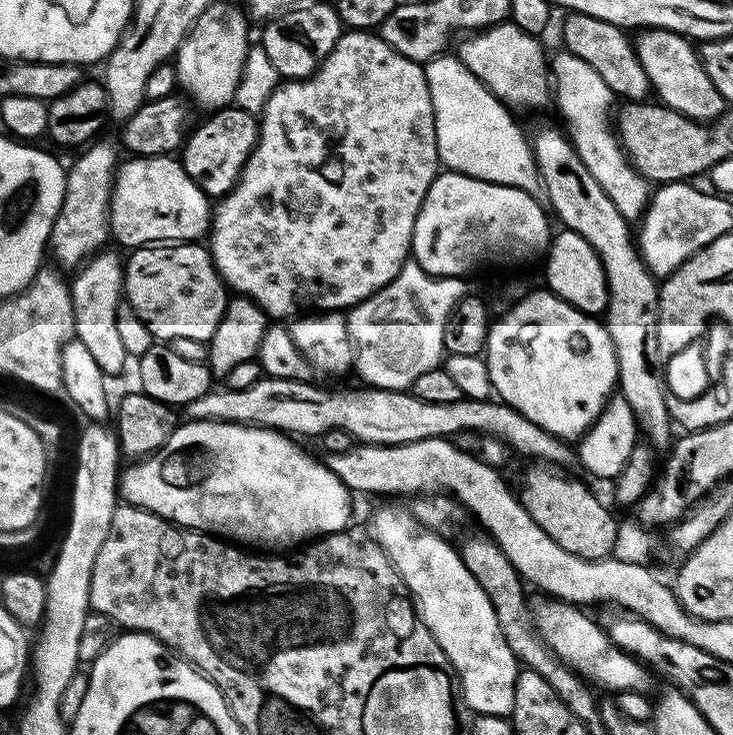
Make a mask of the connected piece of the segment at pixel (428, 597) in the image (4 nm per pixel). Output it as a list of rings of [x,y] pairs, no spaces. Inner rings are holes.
[[[380,508],[373,514],[370,535],[388,553],[418,605],[420,619],[456,668],[469,708],[482,716],[511,717],[518,661],[500,634],[494,606],[488,602],[486,590],[482,590],[478,578],[466,570],[457,549],[448,548],[442,535],[421,527],[411,511],[399,512],[396,508]],[[444,576],[449,580],[445,588]]]

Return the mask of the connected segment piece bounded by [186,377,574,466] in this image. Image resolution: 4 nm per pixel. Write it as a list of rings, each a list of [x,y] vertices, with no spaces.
[[[261,378],[258,382],[254,382],[254,386],[246,386],[246,390],[230,390],[225,387],[221,392],[213,390],[202,398],[194,398],[194,402],[186,406],[188,412],[186,416],[188,420],[221,420],[227,424],[251,424],[254,428],[273,428],[275,432],[291,434],[296,438],[301,438],[300,436],[320,438],[325,432],[337,428],[352,436],[353,441],[362,444],[409,444],[419,440],[429,440],[435,436],[452,438],[455,437],[455,432],[464,432],[467,428],[473,428],[476,432],[485,432],[486,435],[497,436],[500,440],[508,439],[522,455],[536,456],[532,458],[552,466],[568,464],[574,460],[574,448],[571,443],[552,436],[546,430],[542,430],[542,426],[530,422],[530,418],[526,418],[521,412],[496,398],[484,400],[463,398],[445,404],[432,404],[430,401],[420,400],[408,390],[392,391],[386,388],[361,386],[362,388],[352,388],[349,392],[323,392],[314,385],[315,383],[312,382],[295,379]]]

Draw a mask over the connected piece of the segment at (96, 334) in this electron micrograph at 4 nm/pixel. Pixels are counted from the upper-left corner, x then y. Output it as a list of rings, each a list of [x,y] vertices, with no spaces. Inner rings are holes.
[[[101,250],[95,253],[76,274],[72,284],[70,280],[75,339],[80,340],[82,346],[86,346],[86,351],[93,356],[94,362],[98,362],[98,370],[102,370],[105,377],[112,378],[130,363],[128,351],[126,346],[122,346],[122,337],[118,334],[116,326],[118,306],[124,295],[122,256],[116,252]]]

